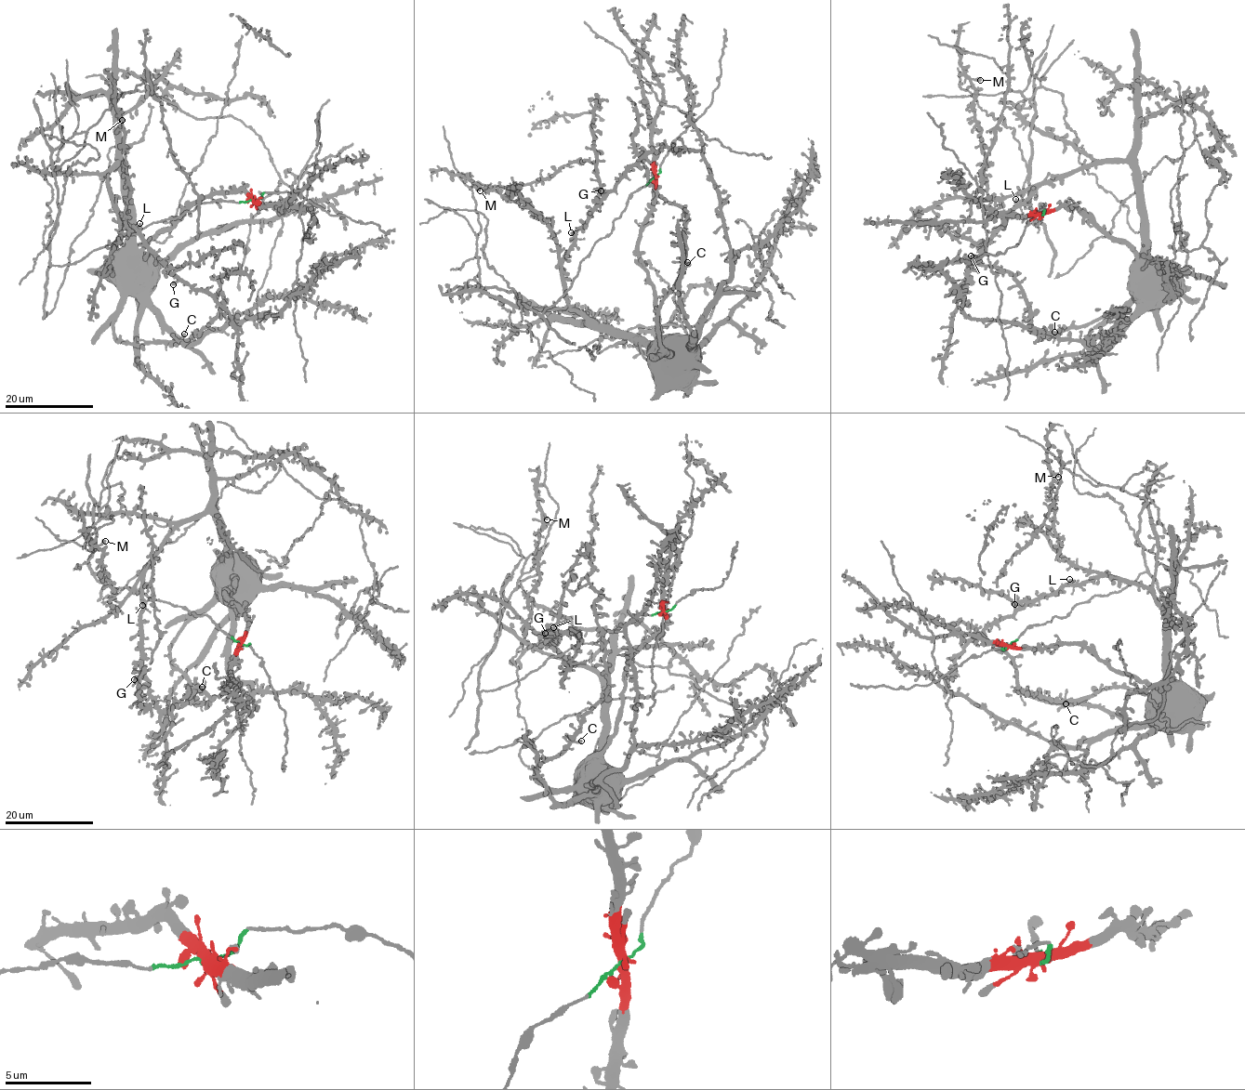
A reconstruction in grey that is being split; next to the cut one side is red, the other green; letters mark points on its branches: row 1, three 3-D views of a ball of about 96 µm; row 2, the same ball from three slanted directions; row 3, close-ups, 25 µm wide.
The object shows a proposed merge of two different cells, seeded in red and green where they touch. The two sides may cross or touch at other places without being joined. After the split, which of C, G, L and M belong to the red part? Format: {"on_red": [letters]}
{"on_red": ["C", "G", "L"]}

